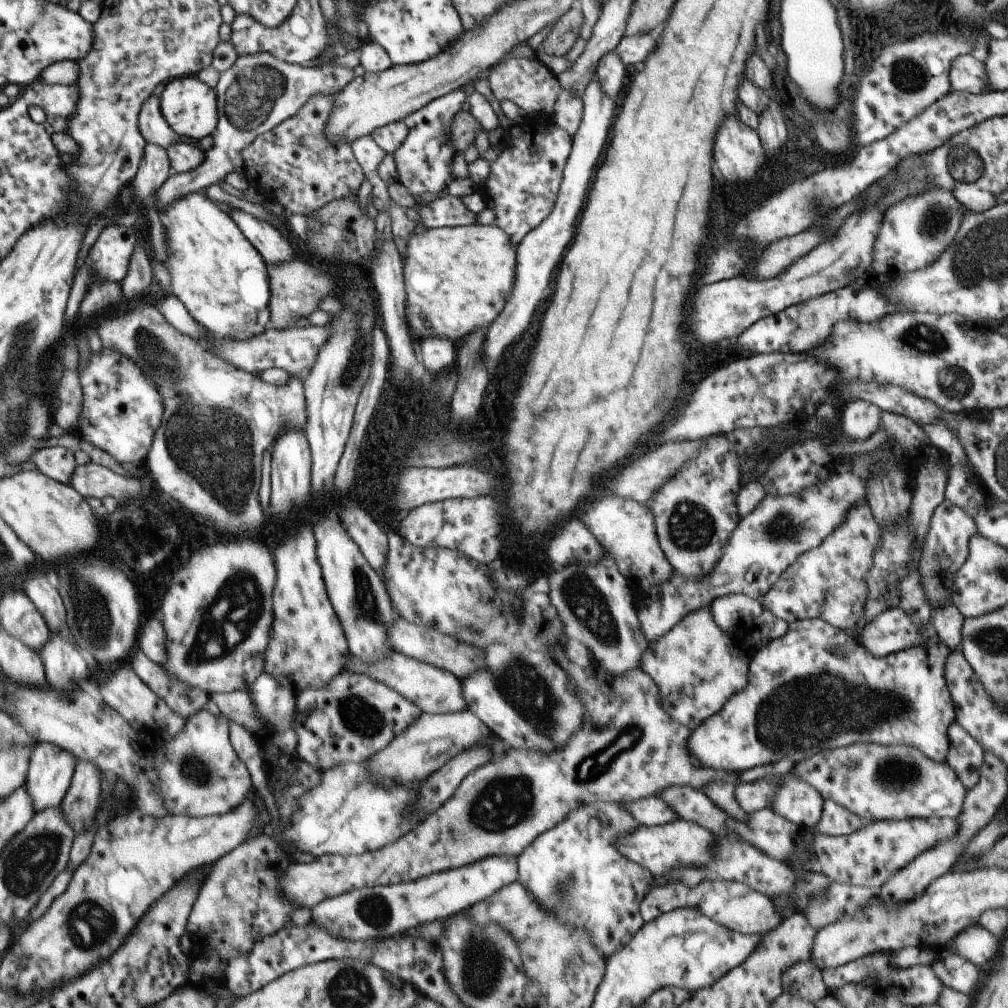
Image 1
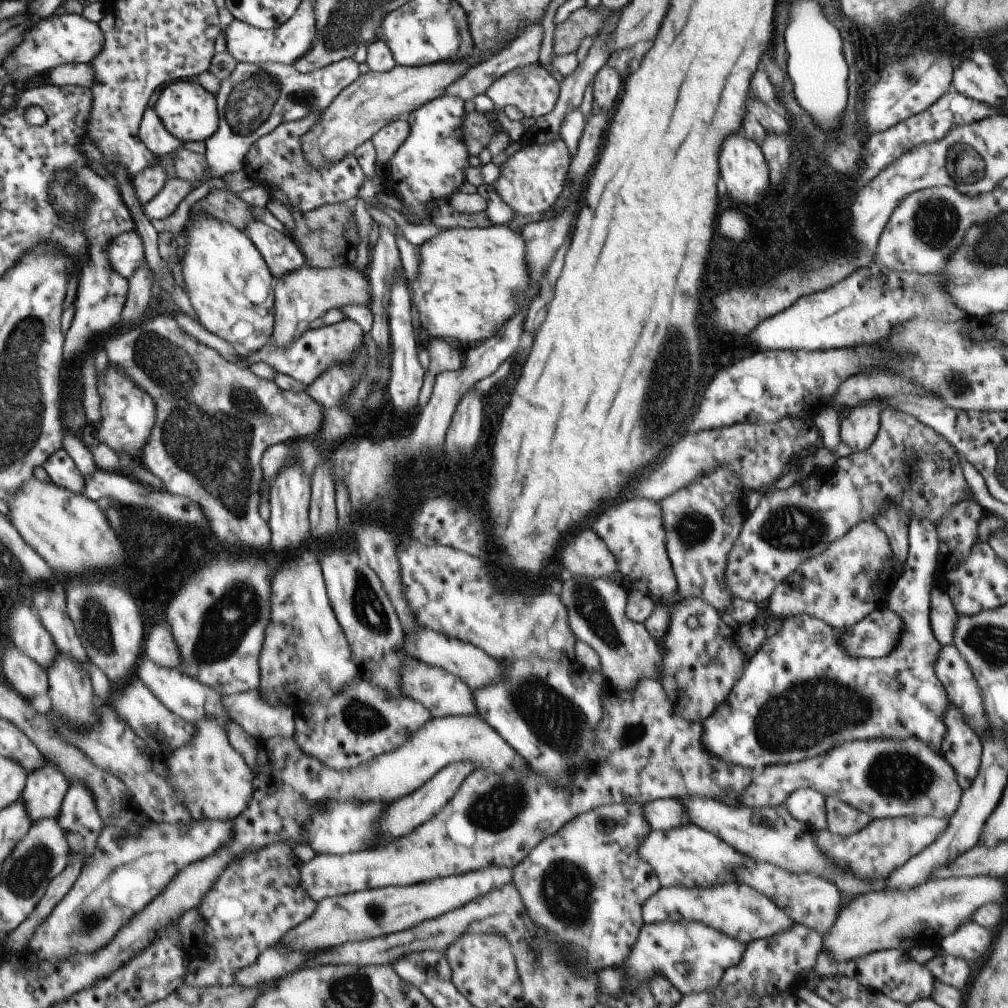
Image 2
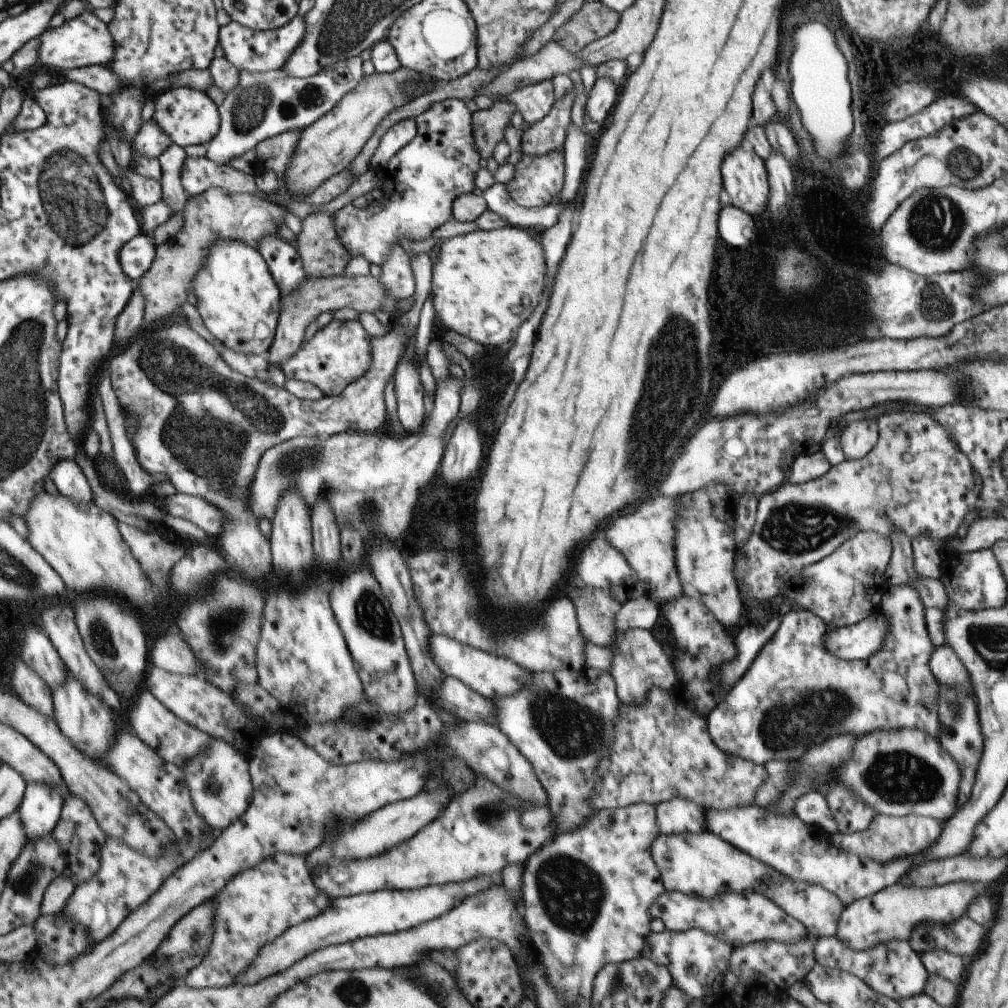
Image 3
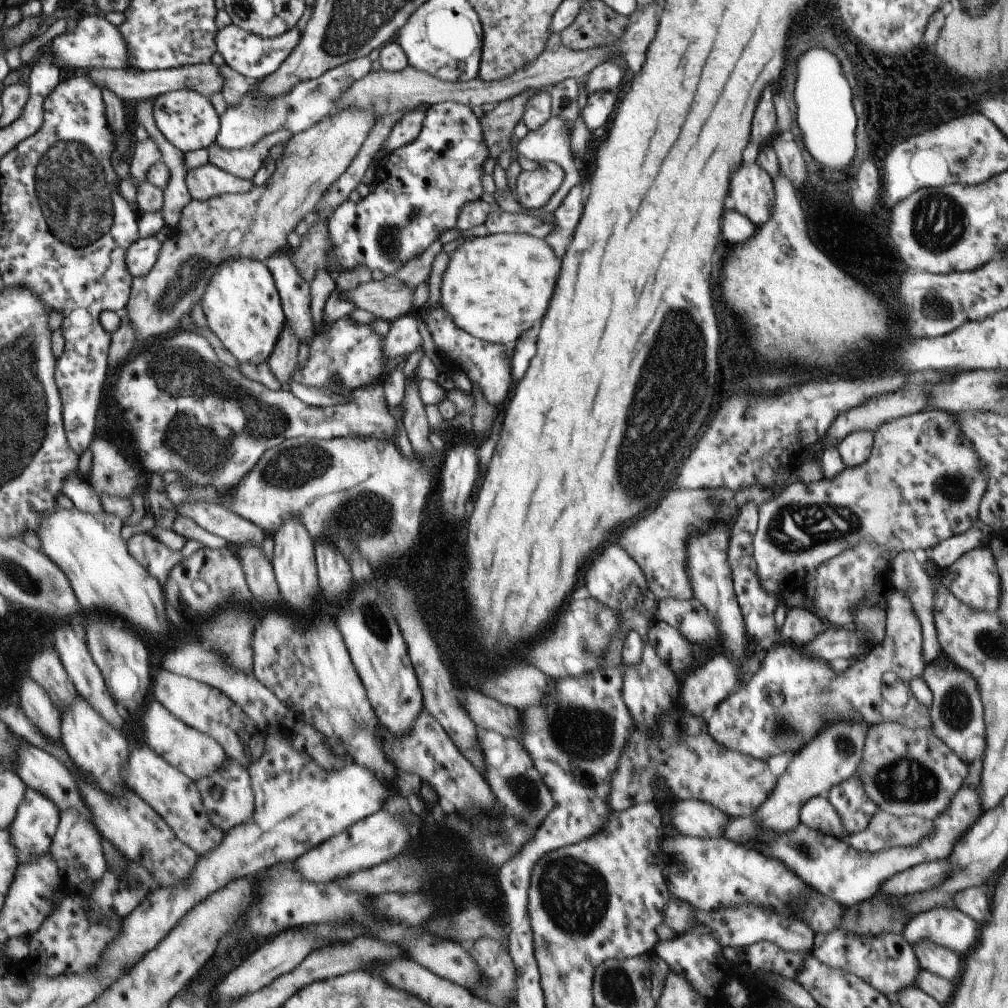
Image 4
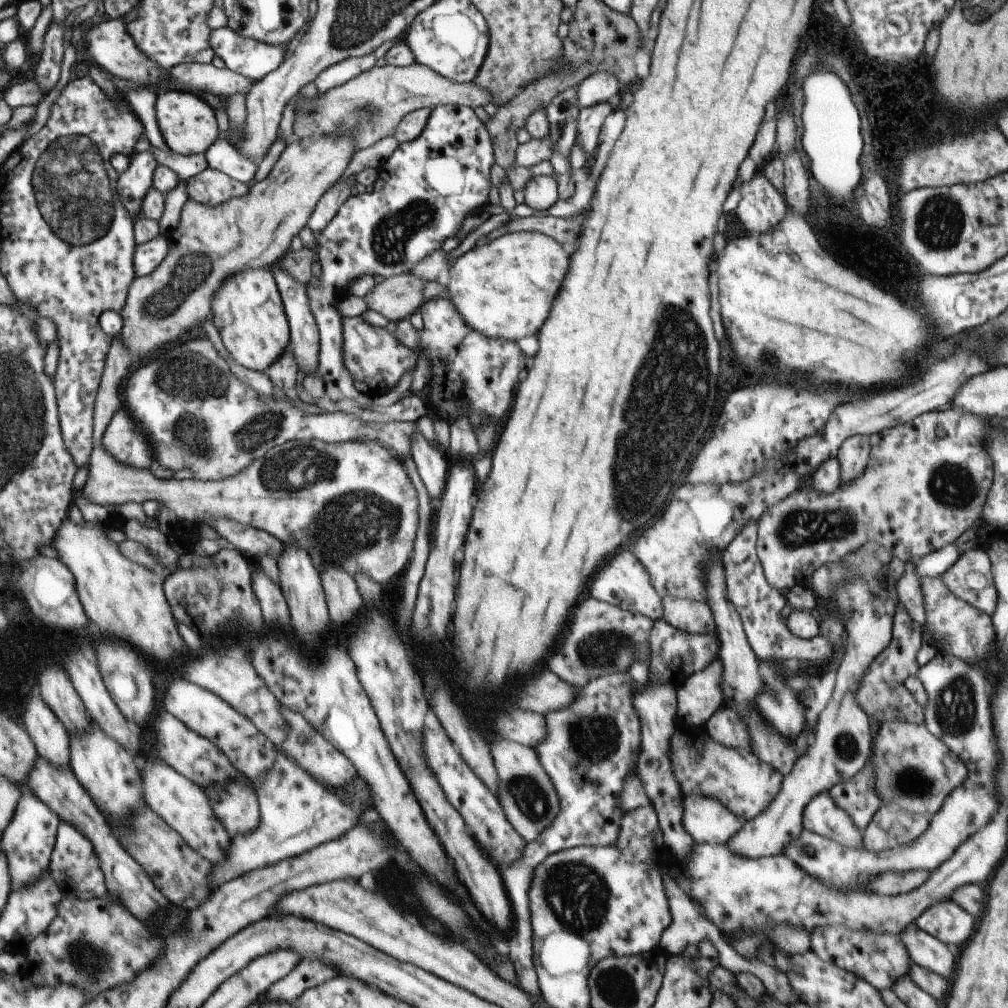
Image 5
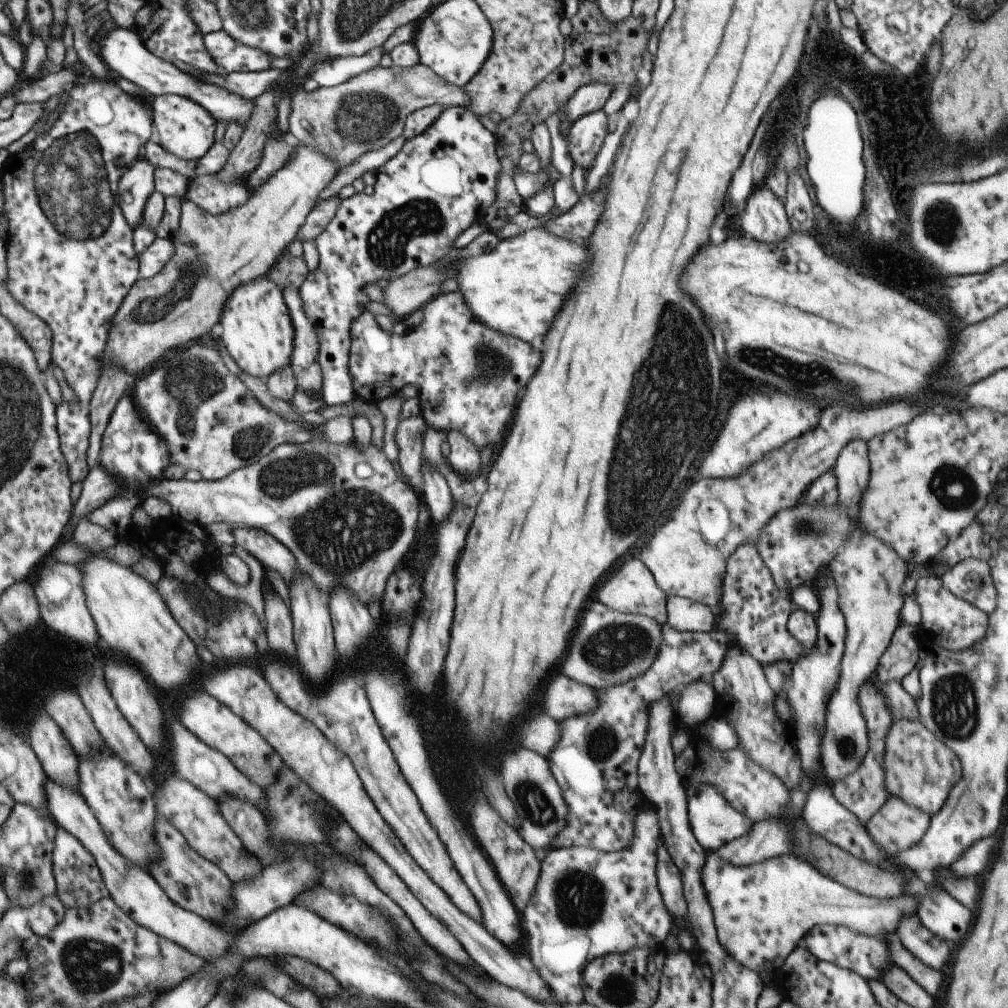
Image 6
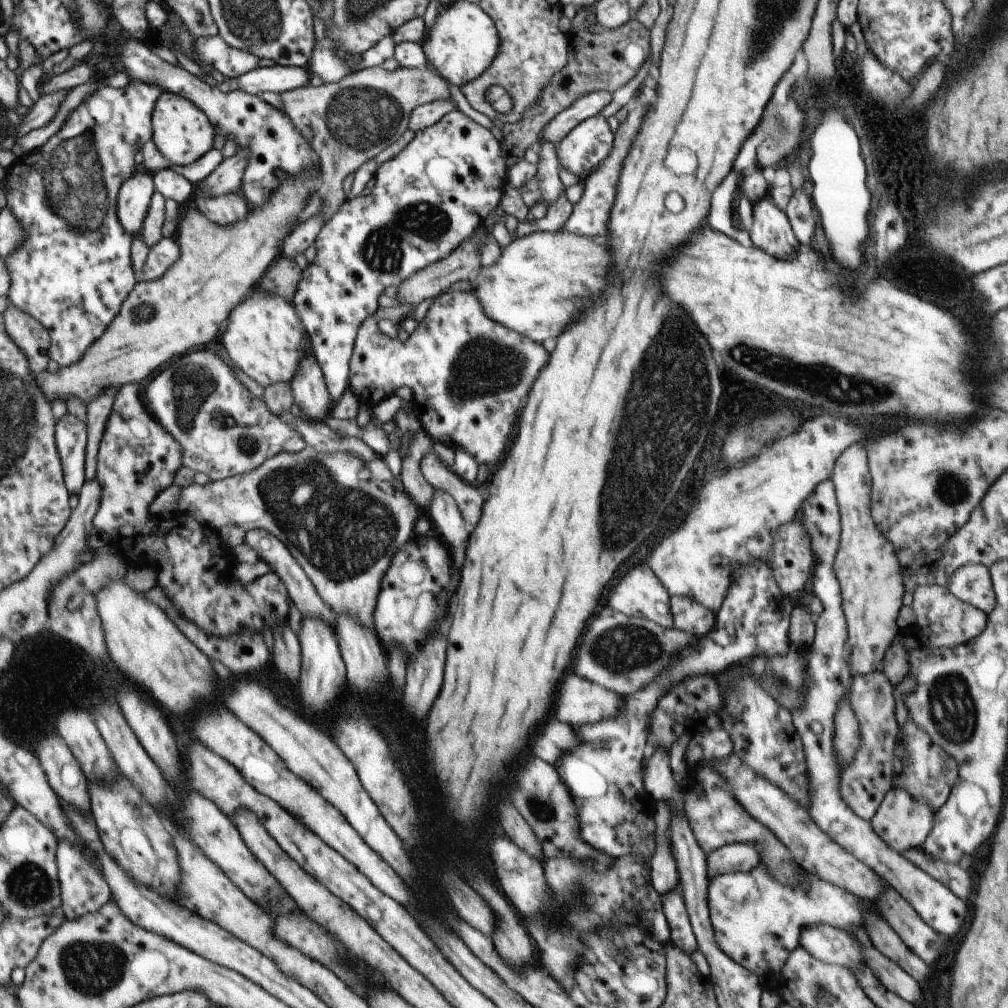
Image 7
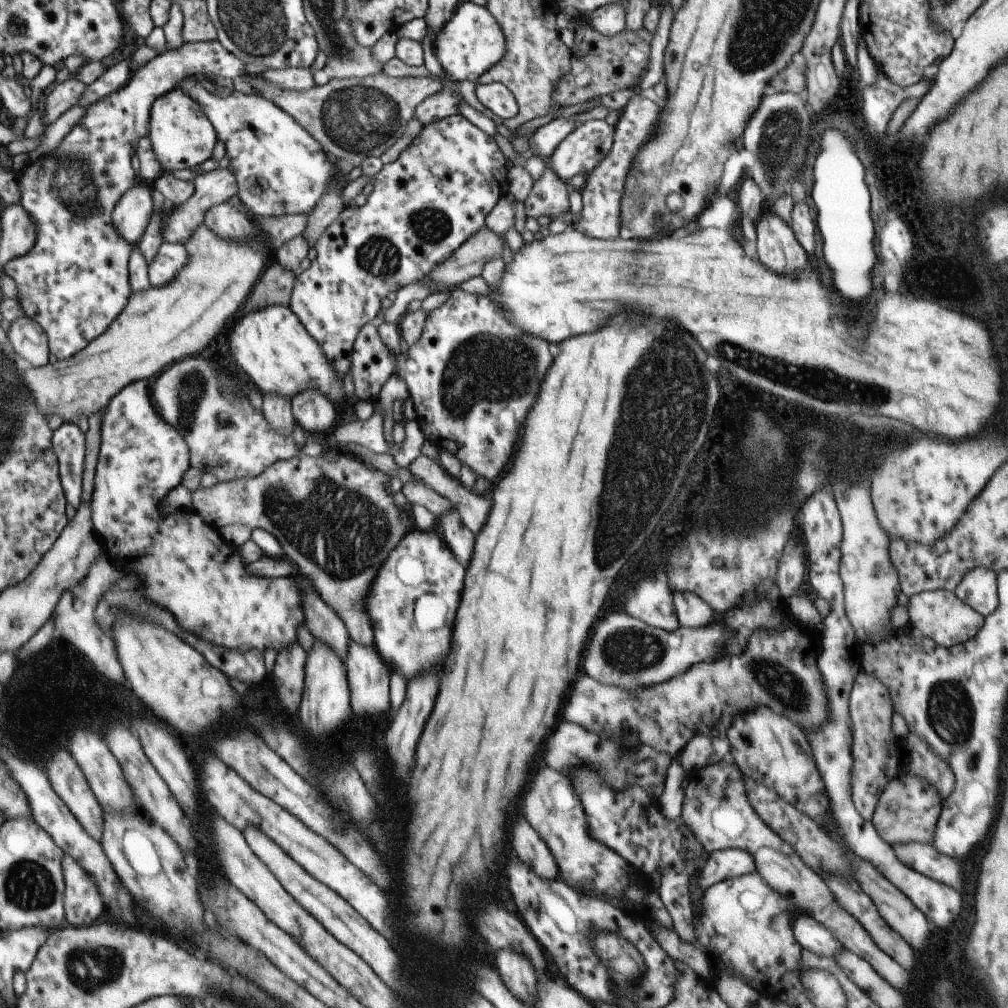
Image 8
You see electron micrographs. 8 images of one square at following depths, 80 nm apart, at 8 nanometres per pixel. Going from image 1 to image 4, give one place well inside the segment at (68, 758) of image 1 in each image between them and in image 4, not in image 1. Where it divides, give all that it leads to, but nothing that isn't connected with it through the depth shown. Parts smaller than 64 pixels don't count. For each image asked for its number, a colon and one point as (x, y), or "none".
2: (44, 794)
3: (41, 811)
4: (38, 819)

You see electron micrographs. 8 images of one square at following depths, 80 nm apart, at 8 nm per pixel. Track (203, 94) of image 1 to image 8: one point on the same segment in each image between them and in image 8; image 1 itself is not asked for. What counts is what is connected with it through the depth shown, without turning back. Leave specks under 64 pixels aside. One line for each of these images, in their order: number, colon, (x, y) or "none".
2: (188, 112)
3: (186, 116)
4: (187, 120)
5: (188, 126)
6: (181, 127)
7: (181, 132)
8: (180, 135)

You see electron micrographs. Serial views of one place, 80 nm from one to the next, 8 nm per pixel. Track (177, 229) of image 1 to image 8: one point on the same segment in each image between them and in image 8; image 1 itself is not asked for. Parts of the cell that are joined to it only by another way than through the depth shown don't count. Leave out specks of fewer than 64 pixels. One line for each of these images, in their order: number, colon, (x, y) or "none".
2: (229, 286)
3: (237, 300)
4: (240, 303)
5: (247, 311)
6: (256, 330)
7: (263, 337)
8: (270, 345)

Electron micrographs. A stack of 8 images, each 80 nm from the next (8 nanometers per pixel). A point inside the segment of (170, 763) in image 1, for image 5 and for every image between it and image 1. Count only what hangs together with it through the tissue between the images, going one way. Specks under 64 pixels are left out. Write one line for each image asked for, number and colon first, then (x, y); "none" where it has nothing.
2: (214, 783)
3: (219, 786)
4: (226, 795)
5: (234, 806)

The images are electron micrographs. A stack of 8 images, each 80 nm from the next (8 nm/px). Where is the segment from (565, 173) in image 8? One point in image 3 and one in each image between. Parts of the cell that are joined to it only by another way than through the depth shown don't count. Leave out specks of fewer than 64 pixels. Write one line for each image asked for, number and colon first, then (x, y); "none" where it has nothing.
3: (600, 98)
4: (598, 106)
5: (589, 120)
6: (584, 137)
7: (580, 151)

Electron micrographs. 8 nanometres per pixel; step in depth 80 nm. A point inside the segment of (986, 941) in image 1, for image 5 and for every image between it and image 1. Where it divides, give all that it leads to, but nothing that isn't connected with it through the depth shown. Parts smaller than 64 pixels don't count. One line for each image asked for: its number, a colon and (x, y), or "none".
2: (971, 942)
3: (963, 937)
4: (943, 925)
5: (946, 922)

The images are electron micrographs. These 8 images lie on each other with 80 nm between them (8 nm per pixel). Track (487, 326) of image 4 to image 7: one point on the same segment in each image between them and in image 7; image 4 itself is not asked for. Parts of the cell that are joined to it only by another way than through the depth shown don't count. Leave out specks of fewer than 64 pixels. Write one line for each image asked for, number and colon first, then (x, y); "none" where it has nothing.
5: (501, 288)
6: (517, 288)
7: (542, 281)

